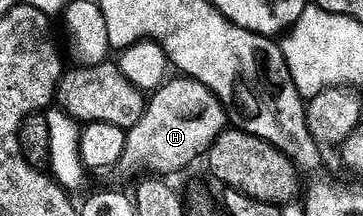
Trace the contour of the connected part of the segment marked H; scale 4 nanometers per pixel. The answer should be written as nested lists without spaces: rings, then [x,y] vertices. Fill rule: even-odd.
[[[179,75],[174,78],[170,78],[150,96],[146,113],[142,115],[141,121],[128,128],[124,153],[109,173],[113,182],[131,179],[145,170],[148,170],[148,174],[157,177],[171,177],[169,175],[187,168],[197,157],[202,158],[209,152],[213,141],[228,128],[229,120],[226,108],[207,86],[201,85],[196,79],[189,79],[186,76]]]

